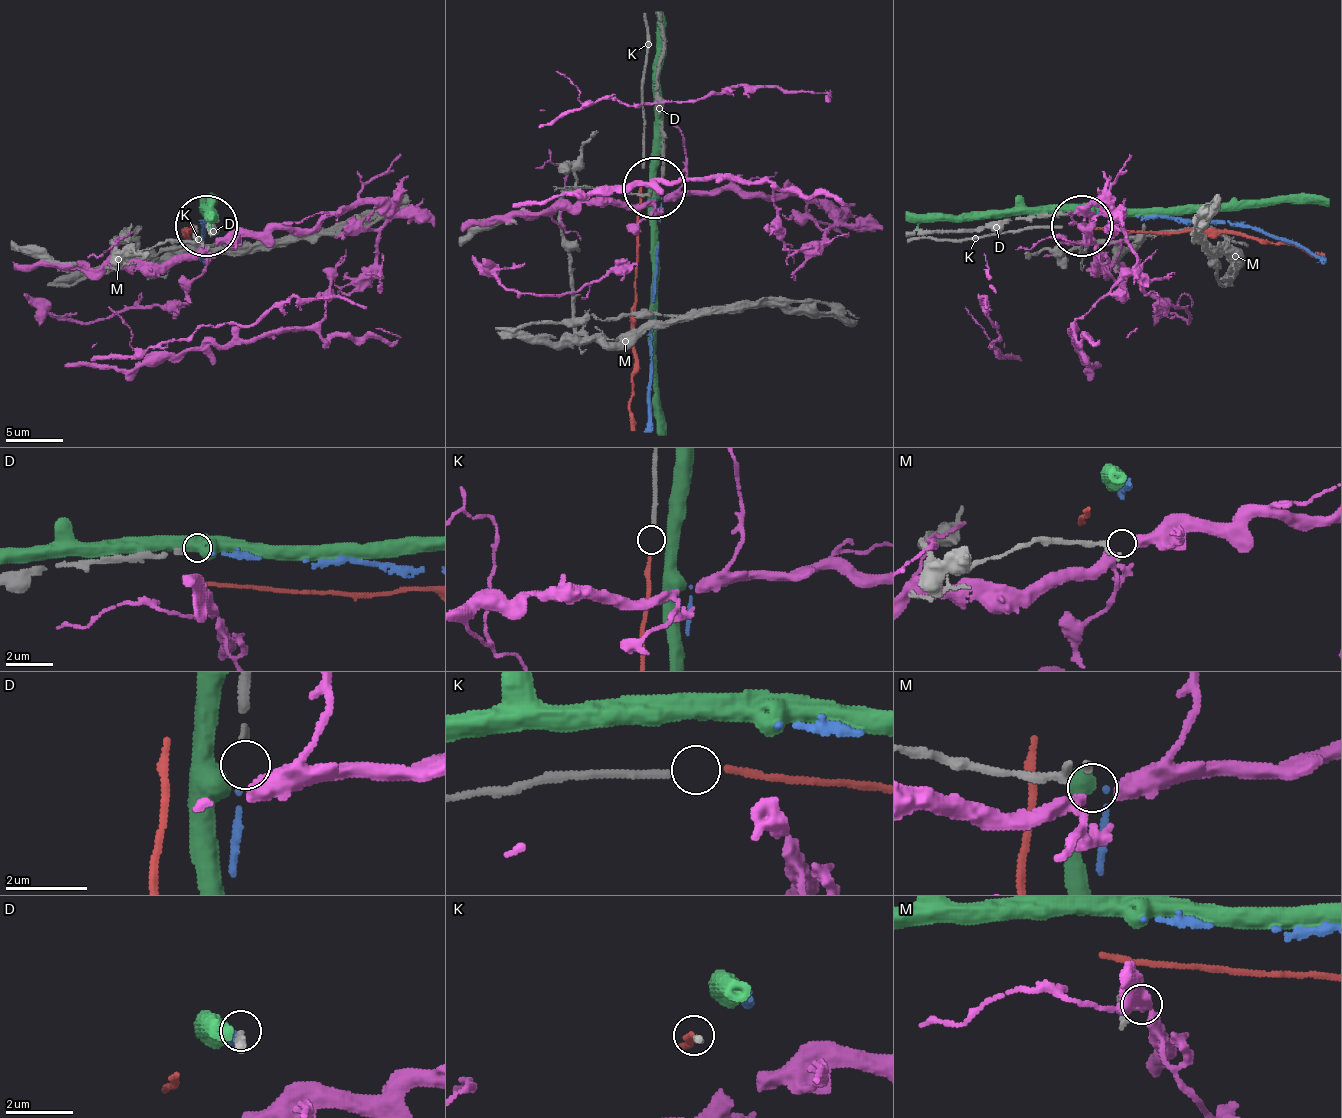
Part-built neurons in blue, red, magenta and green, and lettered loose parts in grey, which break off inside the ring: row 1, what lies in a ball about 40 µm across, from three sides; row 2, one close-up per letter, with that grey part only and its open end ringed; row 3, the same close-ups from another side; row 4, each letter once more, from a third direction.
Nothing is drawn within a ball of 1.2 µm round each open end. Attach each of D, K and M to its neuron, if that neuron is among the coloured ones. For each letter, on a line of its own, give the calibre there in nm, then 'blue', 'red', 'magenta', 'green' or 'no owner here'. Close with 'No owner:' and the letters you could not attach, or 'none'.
D: calibre 160 nm; blue
K: calibre 200 nm; red
M: calibre 130 nm; no owner here
No owner: M

